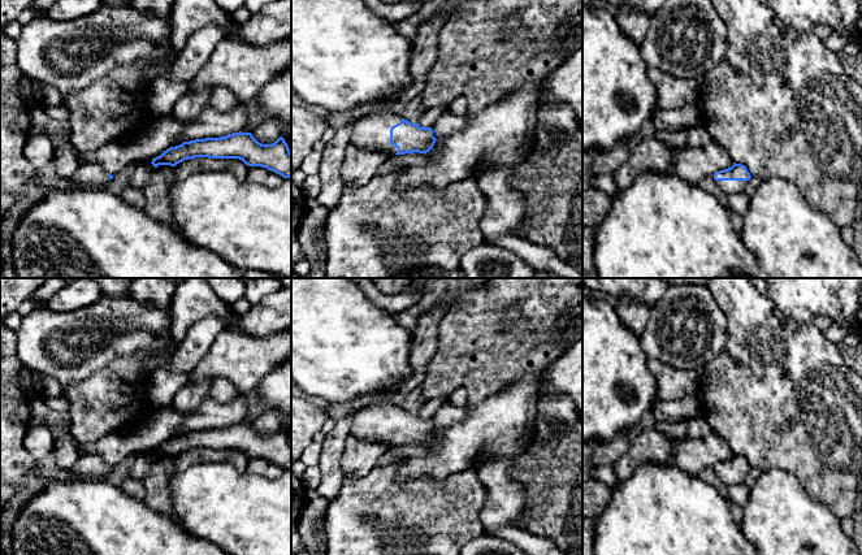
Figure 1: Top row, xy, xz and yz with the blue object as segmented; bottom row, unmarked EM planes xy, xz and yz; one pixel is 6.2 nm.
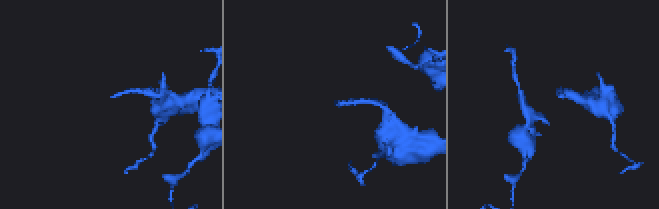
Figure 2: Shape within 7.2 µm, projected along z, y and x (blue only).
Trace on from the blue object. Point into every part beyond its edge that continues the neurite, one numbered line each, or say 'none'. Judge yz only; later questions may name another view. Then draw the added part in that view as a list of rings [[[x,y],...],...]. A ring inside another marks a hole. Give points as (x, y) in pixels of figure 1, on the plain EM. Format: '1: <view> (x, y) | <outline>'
1: yz (727, 477) | [[[716,472],[716,476],[727,486],[745,484],[748,472]]]

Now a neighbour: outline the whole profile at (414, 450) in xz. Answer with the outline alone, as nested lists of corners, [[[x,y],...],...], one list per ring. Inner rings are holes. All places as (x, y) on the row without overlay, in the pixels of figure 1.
[[[412,443],[404,446],[390,446],[387,451],[380,456],[376,465],[385,465],[394,459],[426,456],[429,454],[432,454],[432,450],[426,445]]]

